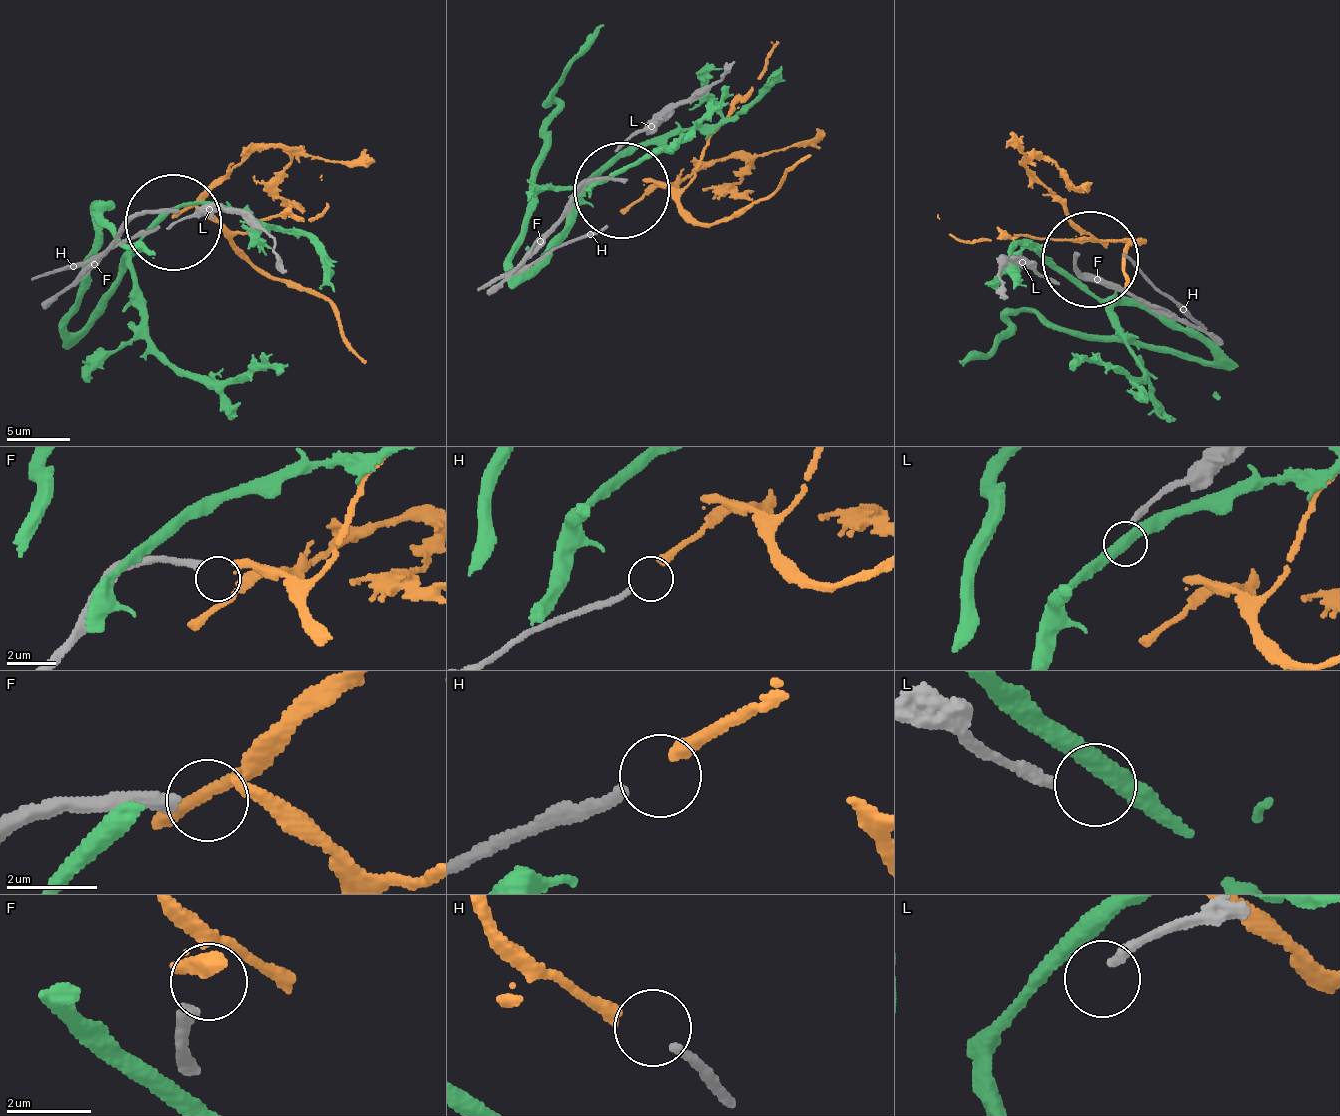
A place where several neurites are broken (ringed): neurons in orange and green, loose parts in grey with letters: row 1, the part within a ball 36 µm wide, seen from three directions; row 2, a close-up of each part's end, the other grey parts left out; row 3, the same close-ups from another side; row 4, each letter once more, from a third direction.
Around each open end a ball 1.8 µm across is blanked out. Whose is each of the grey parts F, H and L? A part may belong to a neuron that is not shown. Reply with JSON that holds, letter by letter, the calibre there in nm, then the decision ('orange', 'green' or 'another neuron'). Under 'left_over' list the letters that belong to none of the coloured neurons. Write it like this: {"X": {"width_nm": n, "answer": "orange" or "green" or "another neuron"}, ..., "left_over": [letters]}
{"F": {"width_nm": 320, "answer": "another neuron"}, "H": {"width_nm": 240, "answer": "orange"}, "L": {"width_nm": 240, "answer": "another neuron"}, "left_over": ["F", "L"]}

